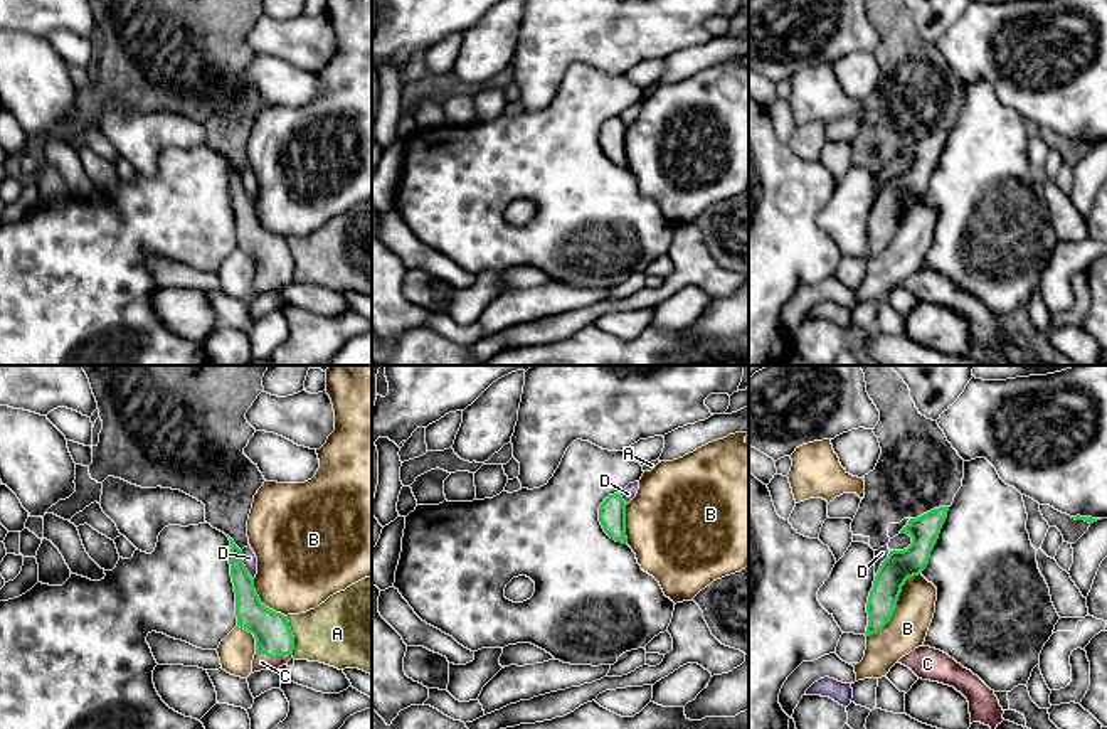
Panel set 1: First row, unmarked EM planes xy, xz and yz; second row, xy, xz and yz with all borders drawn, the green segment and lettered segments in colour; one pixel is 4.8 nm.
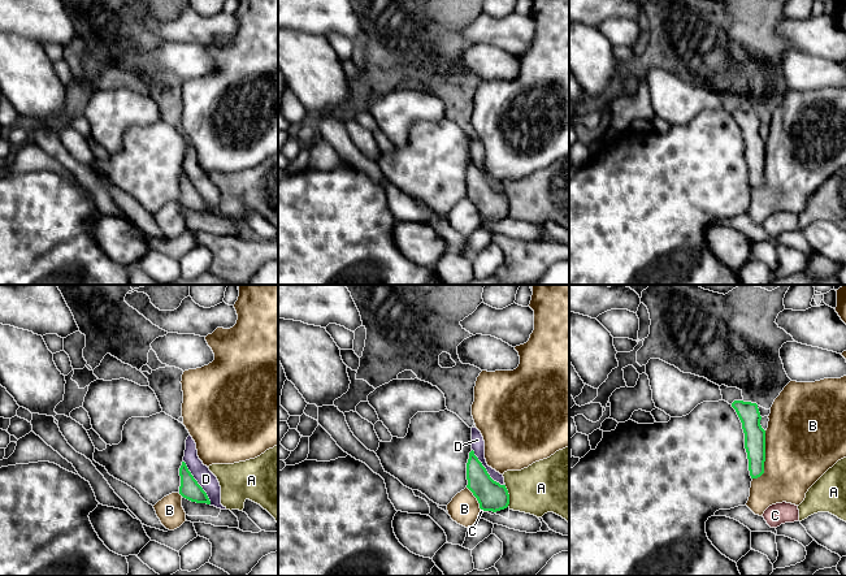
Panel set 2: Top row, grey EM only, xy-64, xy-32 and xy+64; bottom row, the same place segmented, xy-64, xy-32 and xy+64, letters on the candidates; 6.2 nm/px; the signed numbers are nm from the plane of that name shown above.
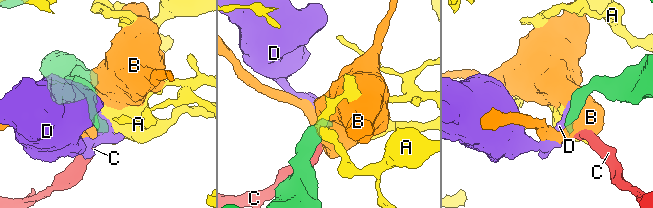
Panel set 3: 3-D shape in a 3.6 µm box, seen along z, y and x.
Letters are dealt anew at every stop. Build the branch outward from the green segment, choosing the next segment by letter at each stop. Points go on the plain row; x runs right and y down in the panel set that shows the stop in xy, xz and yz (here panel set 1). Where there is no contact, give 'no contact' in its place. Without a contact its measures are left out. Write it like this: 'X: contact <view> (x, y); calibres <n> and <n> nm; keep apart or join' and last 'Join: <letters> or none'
A: contact xy (291, 258); calibres 180 and 340 nm; keep apart
B: contact yz (895, 228); calibres 150 and 190 nm; keep apart
C: contact xy (275, 280); calibres 180 and 80 nm; join
D: contact xy (244, 189); calibres 150 and 70 nm; keep apart
Join: C

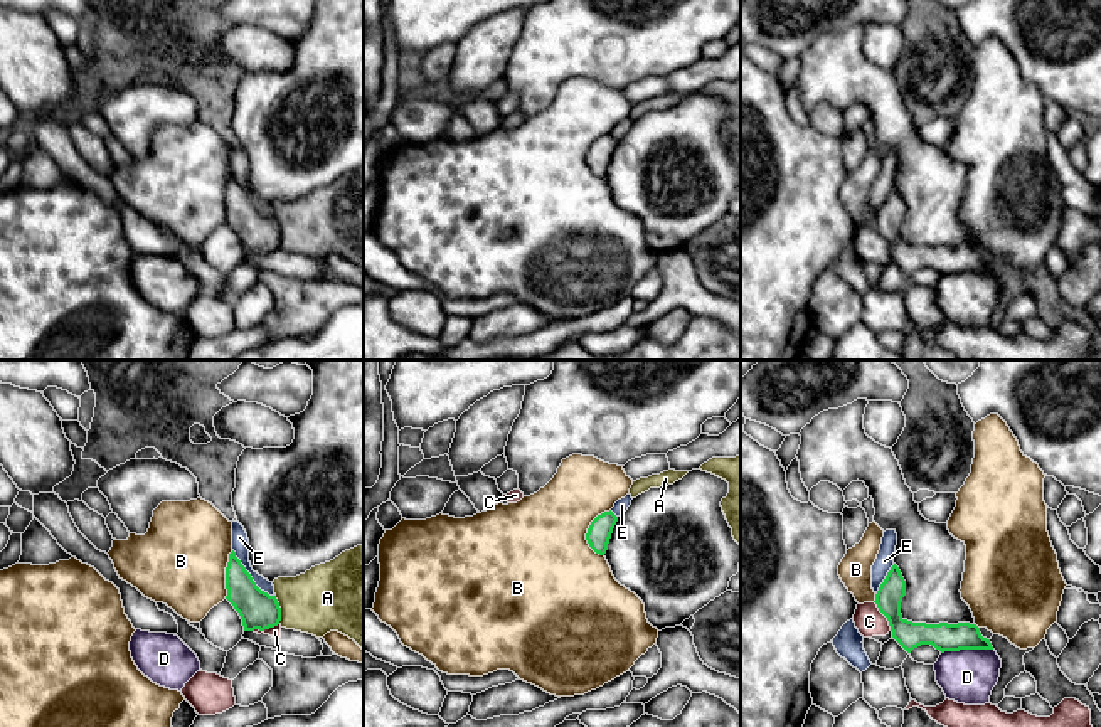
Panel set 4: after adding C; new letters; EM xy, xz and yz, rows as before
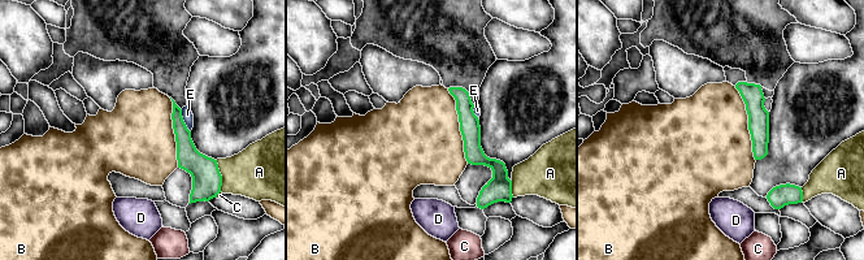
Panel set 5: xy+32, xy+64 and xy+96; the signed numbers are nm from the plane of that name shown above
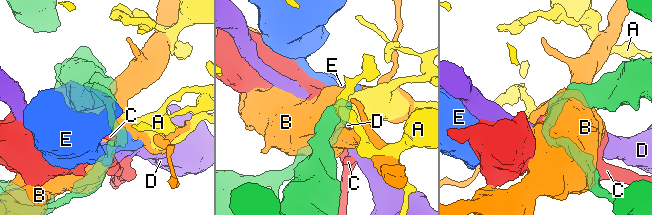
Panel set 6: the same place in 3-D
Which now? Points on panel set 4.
A: contact xy (280, 233); calibres 180 and 320 nm; keep apart
B: contact xz (588, 153); calibres 120 and 460 nm; keep apart
C: contact yz (884, 238); calibres 130 and 140 nm; keep apart
D: contact yz (967, 271); calibres 140 and 260 nm; keep apart
E: contact xy (249, 199); calibres 180 and 80 nm; keep apart
Join: none

